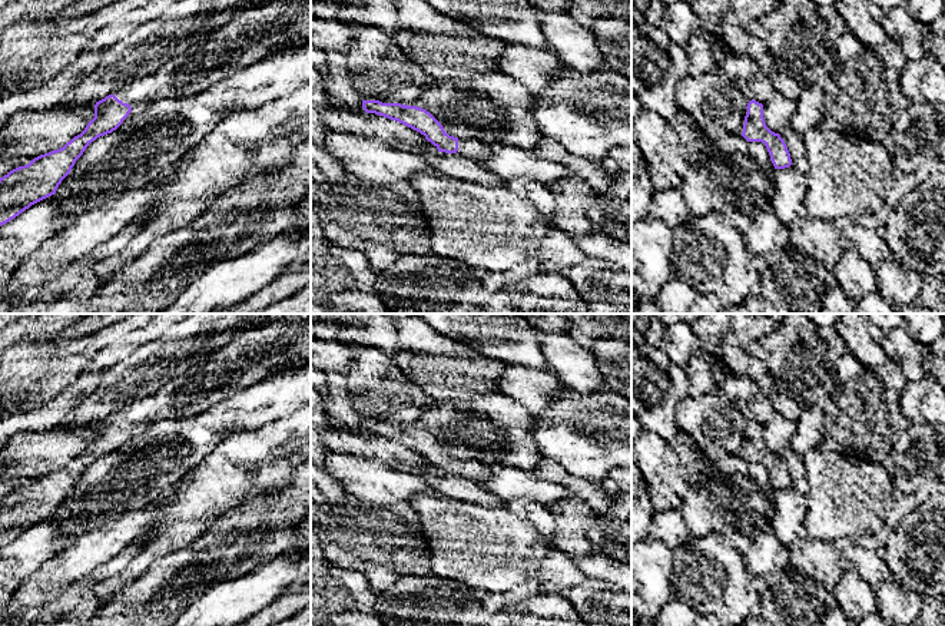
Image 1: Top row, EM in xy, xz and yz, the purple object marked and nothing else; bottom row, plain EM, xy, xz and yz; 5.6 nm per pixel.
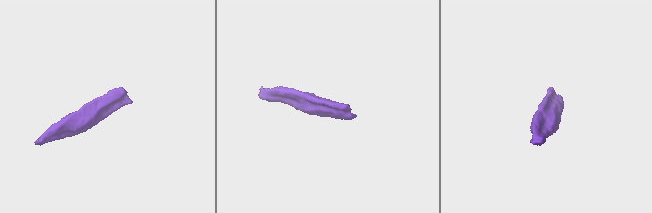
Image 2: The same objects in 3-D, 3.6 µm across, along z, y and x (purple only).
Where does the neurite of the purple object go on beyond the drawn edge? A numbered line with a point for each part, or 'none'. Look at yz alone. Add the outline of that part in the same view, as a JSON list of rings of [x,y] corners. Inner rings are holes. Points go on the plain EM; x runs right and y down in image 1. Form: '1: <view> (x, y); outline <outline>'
1: yz (732, 440); outline [[[749,418],[745,420],[743,428],[723,428],[717,440],[709,440],[704,448],[700,447],[703,454],[707,451],[719,451],[726,456],[740,456],[745,446],[745,430],[749,424]]]

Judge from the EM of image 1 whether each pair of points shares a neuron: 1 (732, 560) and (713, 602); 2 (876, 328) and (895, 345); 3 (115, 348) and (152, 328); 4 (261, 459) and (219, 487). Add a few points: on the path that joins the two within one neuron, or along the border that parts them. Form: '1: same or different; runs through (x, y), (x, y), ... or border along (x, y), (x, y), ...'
1: same; runs through (722, 569), (713, 578), (713, 592)
2: different; border along (895, 328), (881, 343)
3: same; runs through (123, 347), (143, 335)
4: same; runs through (251, 461), (239, 467), (229, 477)

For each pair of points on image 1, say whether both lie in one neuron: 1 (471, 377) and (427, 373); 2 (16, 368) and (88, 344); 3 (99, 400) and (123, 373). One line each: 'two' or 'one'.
1: one
2: one
3: one

